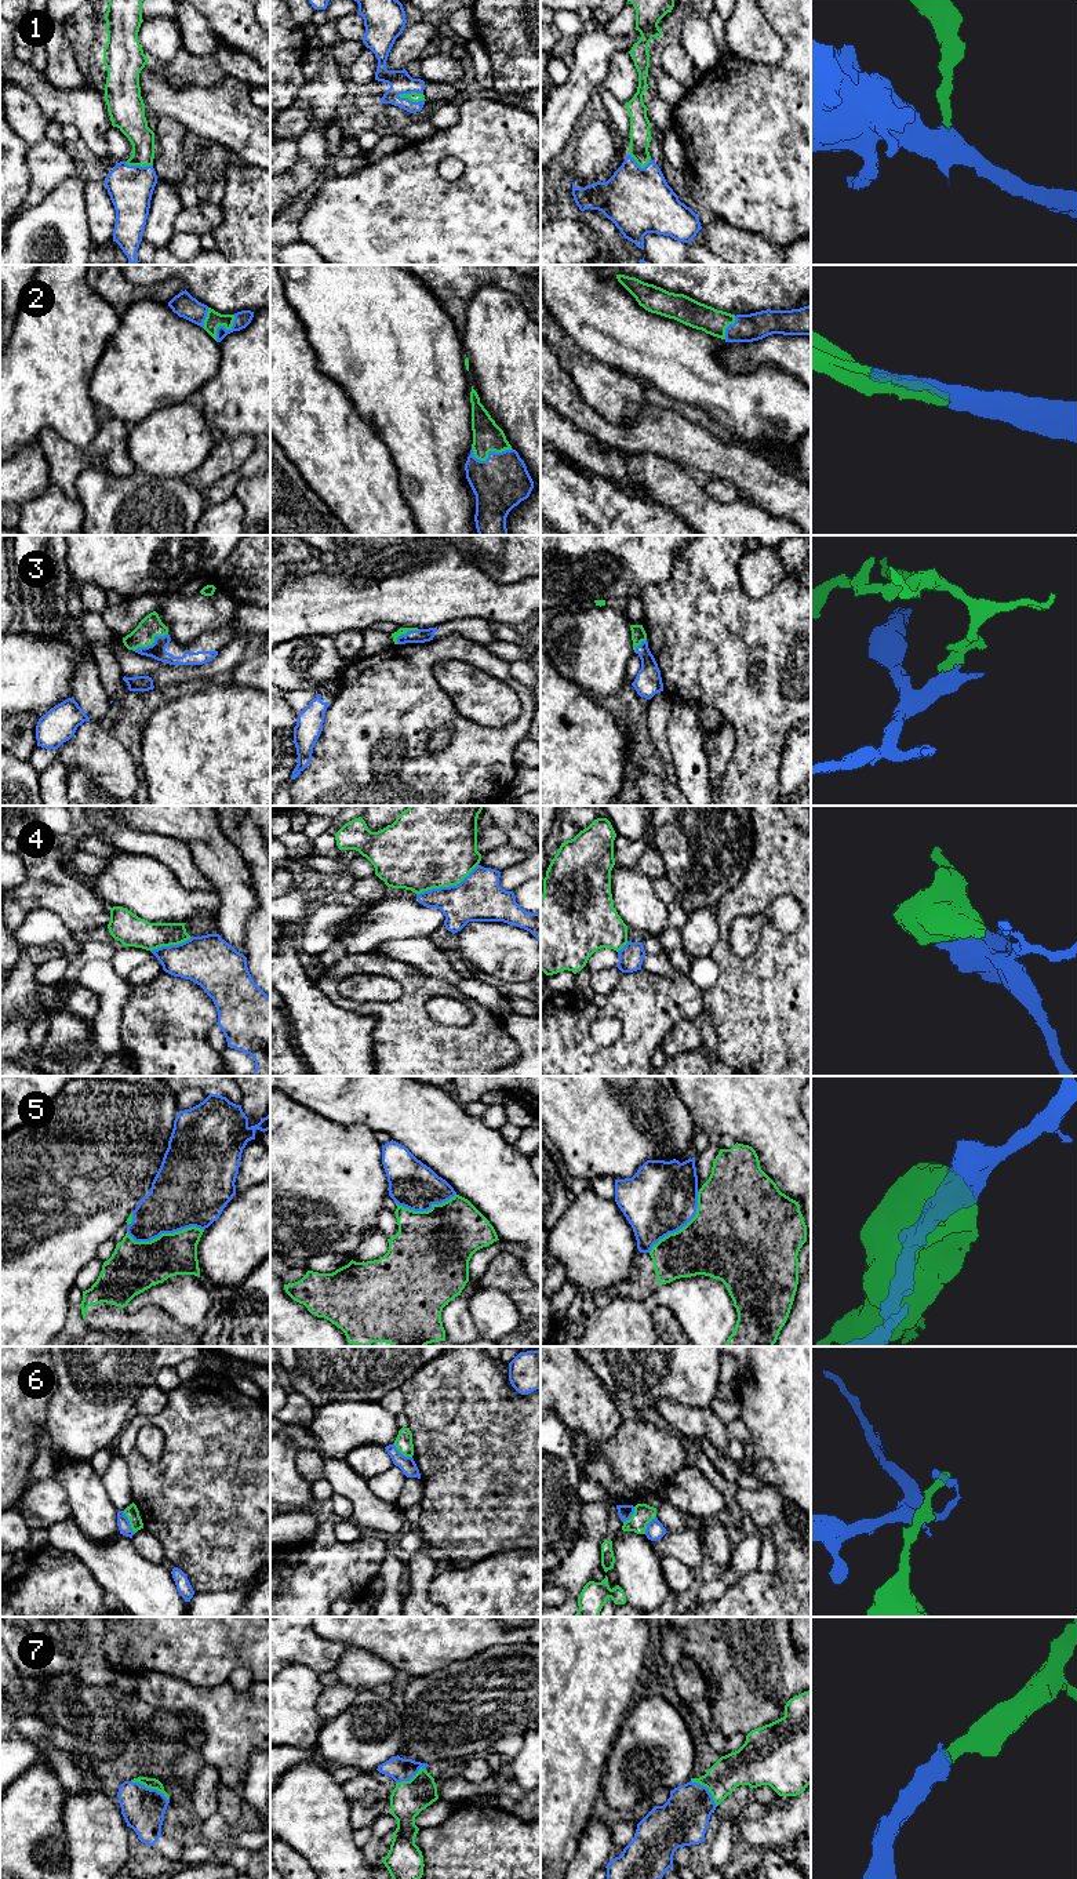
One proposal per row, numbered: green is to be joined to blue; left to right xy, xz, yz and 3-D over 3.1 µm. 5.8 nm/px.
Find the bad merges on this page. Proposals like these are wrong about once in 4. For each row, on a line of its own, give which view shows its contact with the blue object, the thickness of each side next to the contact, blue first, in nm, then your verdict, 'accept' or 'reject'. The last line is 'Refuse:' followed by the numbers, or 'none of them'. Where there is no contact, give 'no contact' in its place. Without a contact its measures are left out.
1: meets blue in xz; 140 nm thick on the blue side, 60 nm on the other; accept
2: meets blue in xz; 320 nm thick on the blue side, 180 nm on the other; accept
3: meets blue in xy; 100 nm thick on the blue side, 130 nm on the other; accept
4: meets blue in xz; 280 nm thick on the blue side, 480 nm on the other; reject
5: meets blue in xy; 380 nm thick on the blue side, 280 nm on the other; reject
6: meets blue in xy; 70 nm thick on the blue side, 80 nm on the other; reject
7: meets blue in xy; 240 nm thick on the blue side, 60 nm on the other; accept
Refuse: 4, 5, 6

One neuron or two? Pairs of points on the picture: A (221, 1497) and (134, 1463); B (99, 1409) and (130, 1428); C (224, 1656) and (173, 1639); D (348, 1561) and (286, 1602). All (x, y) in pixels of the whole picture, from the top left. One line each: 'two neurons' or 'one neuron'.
A: one neuron
B: two neurons
C: one neuron
D: one neuron

